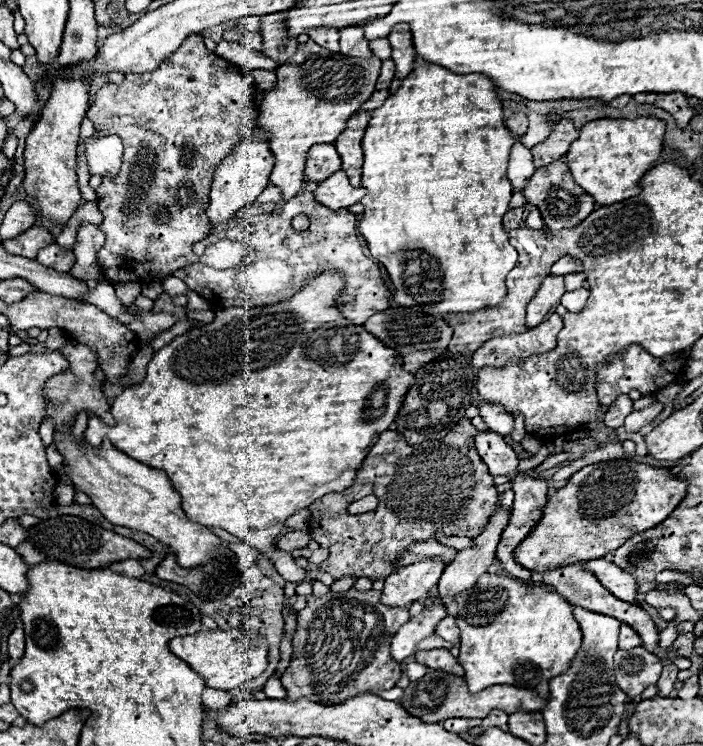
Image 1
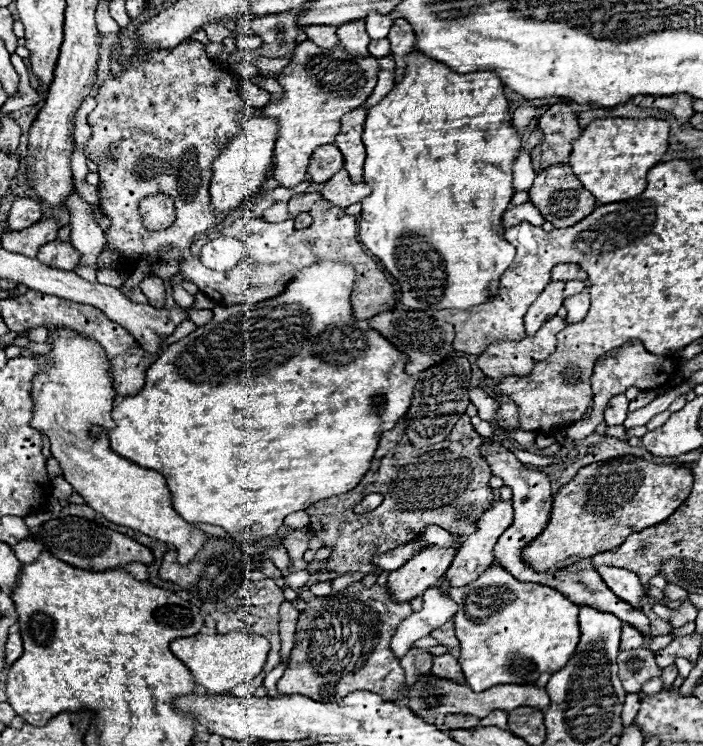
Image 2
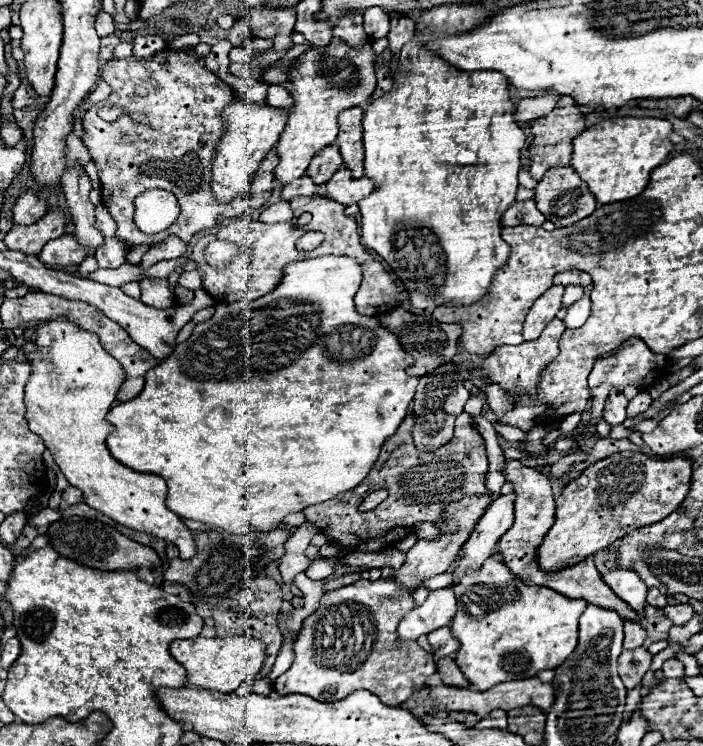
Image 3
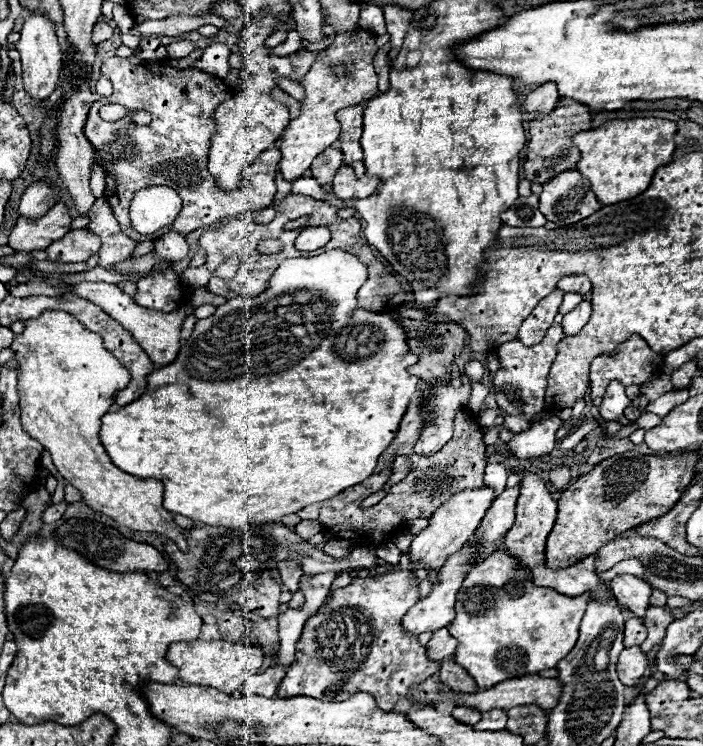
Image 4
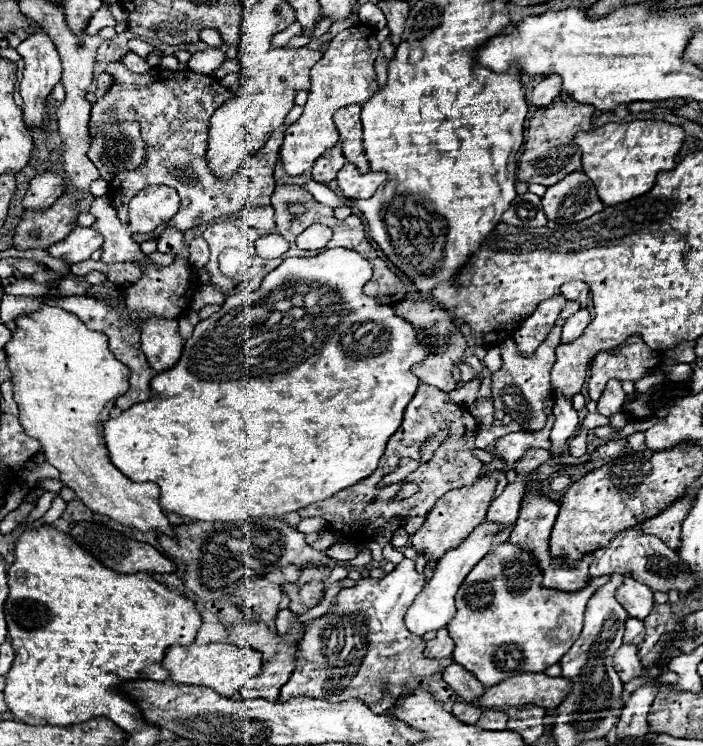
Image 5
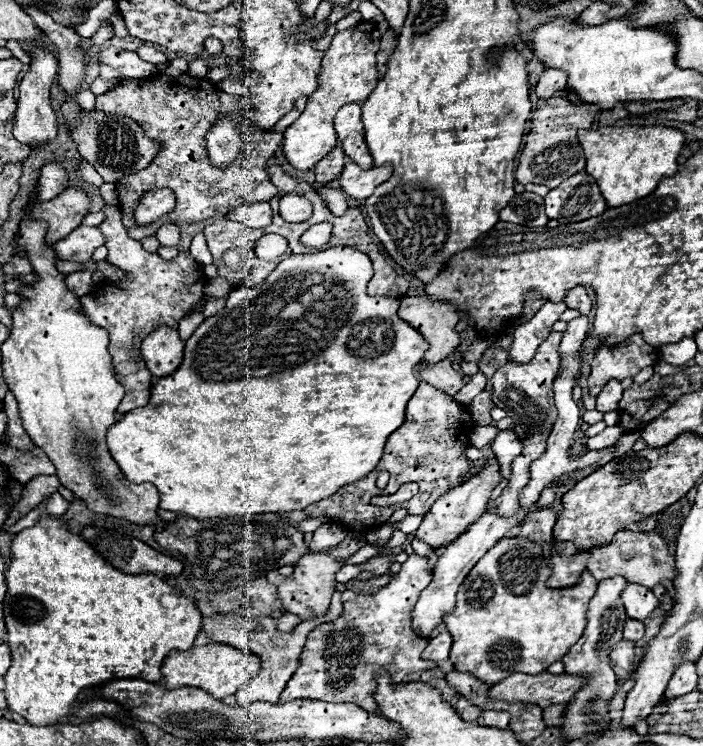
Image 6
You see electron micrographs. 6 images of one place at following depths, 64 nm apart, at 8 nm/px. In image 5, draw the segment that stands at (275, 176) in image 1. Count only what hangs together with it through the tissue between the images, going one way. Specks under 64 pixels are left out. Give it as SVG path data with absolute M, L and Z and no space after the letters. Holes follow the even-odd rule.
M354 24L352 28L342 30L326 48L322 60L310 70L310 90L308 102L304 106L302 116L290 124L284 132L284 144L280 148L280 160L284 164L286 174L300 176L312 168L316 158L320 158L326 150L336 146L338 130L332 120L332 114L338 108L348 104L364 104L372 94L378 92L378 80L374 72L374 60L378 54L376 30L364 24Z

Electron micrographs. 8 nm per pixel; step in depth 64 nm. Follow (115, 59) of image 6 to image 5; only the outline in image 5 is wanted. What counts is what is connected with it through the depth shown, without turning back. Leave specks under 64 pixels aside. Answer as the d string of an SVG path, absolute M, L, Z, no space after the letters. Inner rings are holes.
M128 52L126 56L122 56L120 60L122 60L132 72L148 72L148 70L150 70L150 66L146 64L146 60L140 58L140 56L136 56L136 54L132 54L132 52Z

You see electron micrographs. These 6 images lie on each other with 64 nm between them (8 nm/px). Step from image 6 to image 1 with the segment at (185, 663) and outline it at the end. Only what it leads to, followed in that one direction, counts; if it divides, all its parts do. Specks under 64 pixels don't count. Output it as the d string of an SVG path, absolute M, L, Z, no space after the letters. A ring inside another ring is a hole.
M208 630L208 632L196 632L190 636L178 636L170 640L170 652L176 654L178 658L182 658L186 664L190 664L198 674L202 674L202 678L206 680L208 688L214 690L236 690L240 688L246 680L260 676L266 666L268 666L268 644L262 636L248 632L248 630Z

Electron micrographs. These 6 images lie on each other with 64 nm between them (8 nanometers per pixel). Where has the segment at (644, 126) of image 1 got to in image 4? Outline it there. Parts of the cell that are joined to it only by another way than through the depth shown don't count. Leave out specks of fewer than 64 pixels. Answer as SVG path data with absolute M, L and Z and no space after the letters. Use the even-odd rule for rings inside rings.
M660 118L608 120L600 128L592 128L592 130L586 130L586 132L580 132L574 136L574 144L580 150L580 160L578 160L576 170L580 174L584 174L584 178L590 180L592 190L602 204L616 204L620 200L634 198L650 186L650 180L652 180L656 168L664 166L672 160L672 154L676 148L676 144L672 140L674 134L676 134L676 124L670 120L660 120Z

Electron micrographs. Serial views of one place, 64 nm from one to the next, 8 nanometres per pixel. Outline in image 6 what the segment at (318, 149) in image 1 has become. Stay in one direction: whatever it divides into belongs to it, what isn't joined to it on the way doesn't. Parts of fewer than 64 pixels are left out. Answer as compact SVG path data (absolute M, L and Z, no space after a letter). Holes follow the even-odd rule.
M336 146L330 154L326 154L314 168L314 176L316 176L316 182L318 184L326 184L326 182L332 182L340 176L342 168L346 164L346 156L342 152L340 146Z

